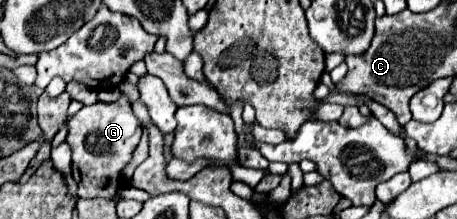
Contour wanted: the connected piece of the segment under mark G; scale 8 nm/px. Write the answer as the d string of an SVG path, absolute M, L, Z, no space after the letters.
M122 95L116 103L96 103L82 107L68 121L68 127L70 131L66 143L72 147L72 177L78 183L78 197L118 199L122 187L122 171L130 163L142 135L140 123L130 109L130 101Z

